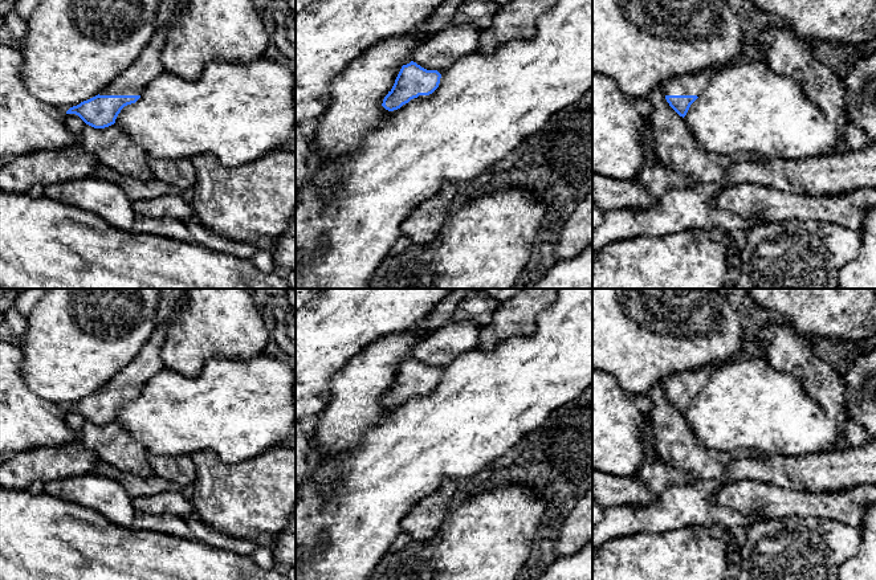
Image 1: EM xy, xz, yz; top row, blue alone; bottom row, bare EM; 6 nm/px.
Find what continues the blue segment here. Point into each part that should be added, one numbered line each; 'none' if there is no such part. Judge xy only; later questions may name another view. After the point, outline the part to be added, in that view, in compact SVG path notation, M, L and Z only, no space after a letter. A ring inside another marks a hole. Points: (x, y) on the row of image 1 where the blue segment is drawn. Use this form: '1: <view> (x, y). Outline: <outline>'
1: xy (147, 66). Outline: M166 25L155 30L138 58L106 86L99 95L140 95L143 89L164 72L160 53L166 42L166 34Z

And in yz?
1: yz (693, 84). Outline: M705 69L701 72L671 77L665 81L663 90L665 95L697 95L700 97L710 82L713 70Z

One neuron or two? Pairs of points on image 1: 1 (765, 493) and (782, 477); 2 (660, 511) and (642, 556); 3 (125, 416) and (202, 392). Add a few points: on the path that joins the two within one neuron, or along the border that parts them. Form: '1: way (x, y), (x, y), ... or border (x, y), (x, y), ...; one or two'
1: border (744, 478), (771, 482), (786, 489), (805, 490); two
2: border (683, 526), (660, 532), (635, 532), (622, 538); two
3: way (143, 416), (178, 416), (183, 411); one

